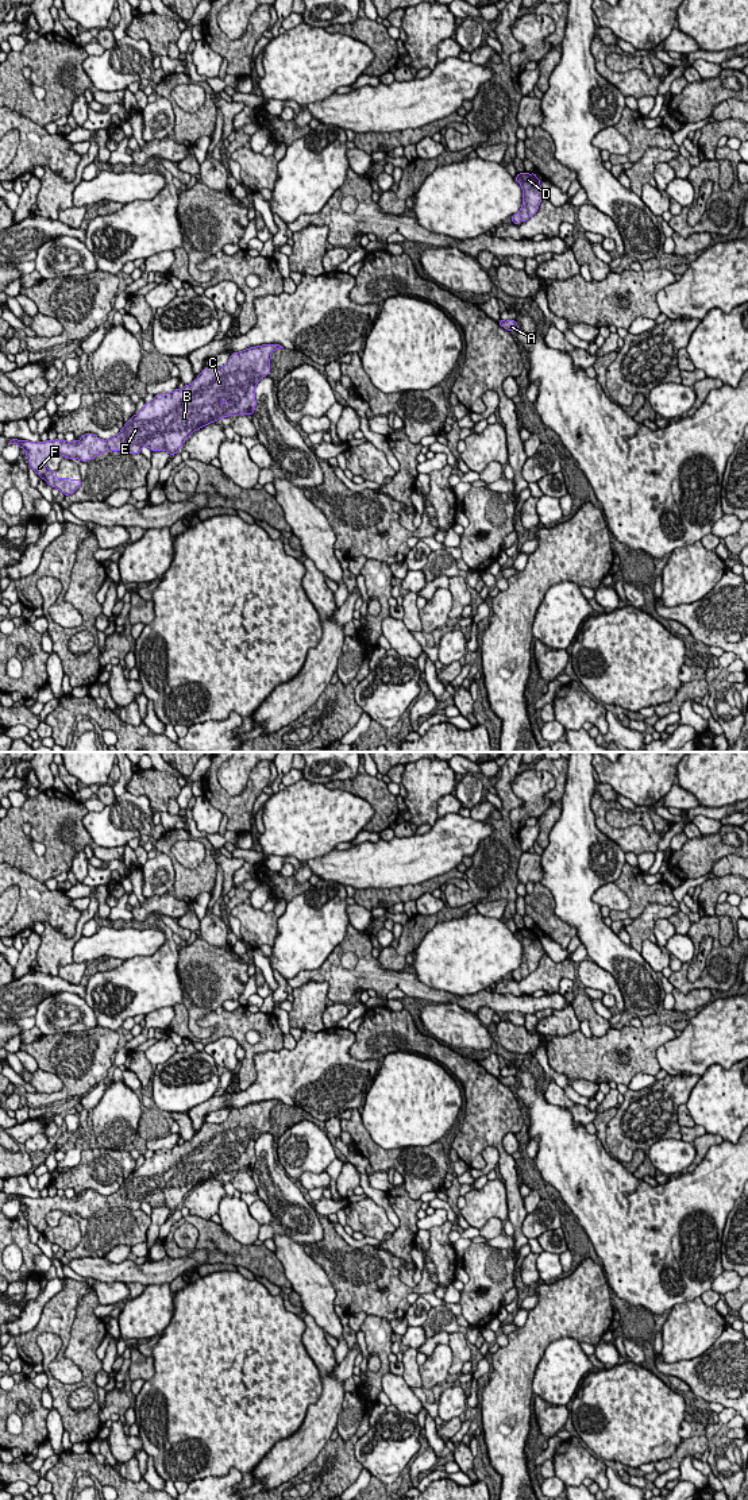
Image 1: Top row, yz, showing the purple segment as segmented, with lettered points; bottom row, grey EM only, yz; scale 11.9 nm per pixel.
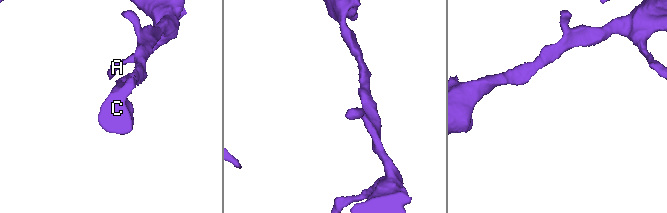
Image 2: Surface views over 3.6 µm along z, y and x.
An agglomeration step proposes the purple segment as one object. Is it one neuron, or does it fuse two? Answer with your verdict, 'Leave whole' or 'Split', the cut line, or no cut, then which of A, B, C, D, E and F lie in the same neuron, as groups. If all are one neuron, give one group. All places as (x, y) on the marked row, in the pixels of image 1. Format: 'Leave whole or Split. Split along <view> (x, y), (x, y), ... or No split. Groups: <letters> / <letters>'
Leave whole. No split. Groups: A B C D E F

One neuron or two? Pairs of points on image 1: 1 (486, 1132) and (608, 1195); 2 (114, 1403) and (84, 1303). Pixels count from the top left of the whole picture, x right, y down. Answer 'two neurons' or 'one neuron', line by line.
1: two neurons
2: two neurons

